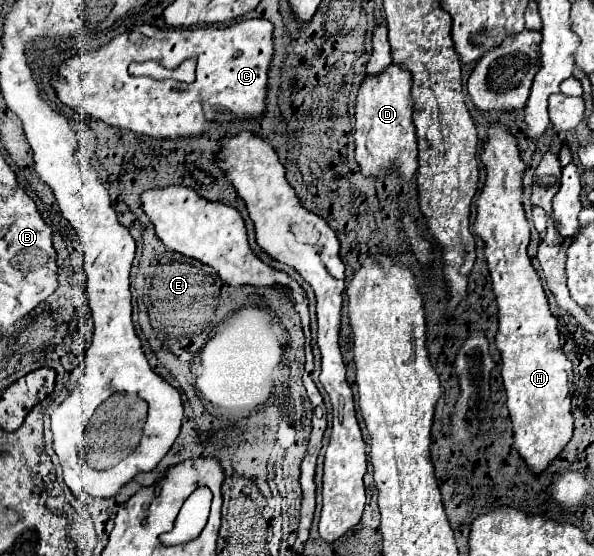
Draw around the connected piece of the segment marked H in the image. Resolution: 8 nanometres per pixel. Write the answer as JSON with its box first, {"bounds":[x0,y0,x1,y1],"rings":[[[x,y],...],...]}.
{"bounds":[475,127,573,473],"rings":[[[491,127],[489,141],[481,153],[481,161],[487,167],[487,179],[477,201],[475,231],[485,241],[485,257],[499,307],[499,331],[495,335],[495,345],[501,351],[503,359],[501,377],[513,423],[513,445],[527,461],[527,465],[535,473],[539,473],[561,453],[573,433],[573,363],[561,349],[557,319],[549,311],[541,279],[527,257],[529,223],[521,205],[521,177],[525,165],[519,157],[515,137],[509,135],[507,127]]]}

